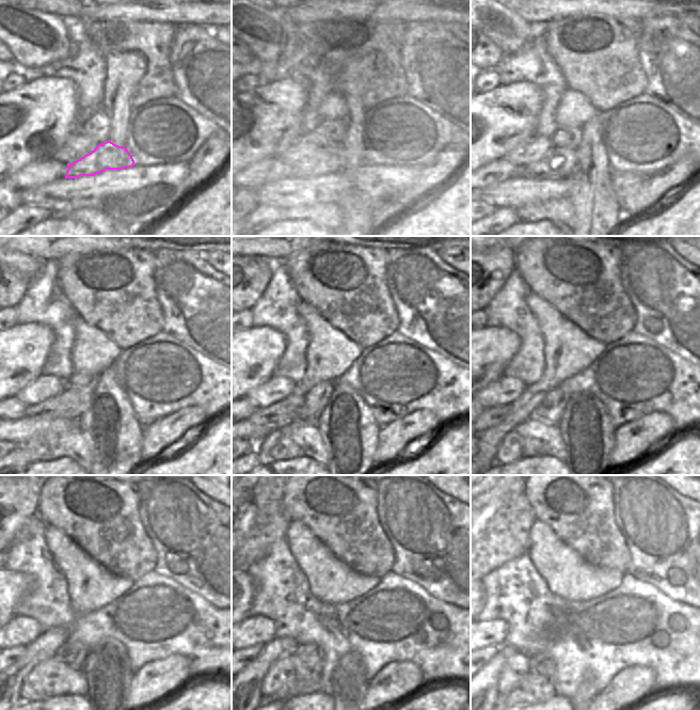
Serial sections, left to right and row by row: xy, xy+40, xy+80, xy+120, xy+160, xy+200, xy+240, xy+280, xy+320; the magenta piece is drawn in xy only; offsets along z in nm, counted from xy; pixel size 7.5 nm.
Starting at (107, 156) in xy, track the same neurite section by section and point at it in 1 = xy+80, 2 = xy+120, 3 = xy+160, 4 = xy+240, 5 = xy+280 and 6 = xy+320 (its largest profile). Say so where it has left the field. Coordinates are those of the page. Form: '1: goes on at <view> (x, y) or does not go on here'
1: goes on at xy+80 (559, 162)
2: goes on at xy+120 (72, 404)
3: goes on at xy+160 (291, 409)
4: goes on at xy+240 (14, 653)
5: goes on at xy+280 (253, 651)
6: goes on at xy+320 (492, 650)

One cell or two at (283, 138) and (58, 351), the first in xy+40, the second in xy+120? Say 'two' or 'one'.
two

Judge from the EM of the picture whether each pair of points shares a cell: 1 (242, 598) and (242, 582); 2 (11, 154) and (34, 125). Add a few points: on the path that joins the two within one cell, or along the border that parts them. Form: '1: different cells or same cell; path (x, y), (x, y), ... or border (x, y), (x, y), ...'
1: same cell; path (242, 594), (244, 592), (242, 586)
2: same cell; path (11, 146), (27, 130)

